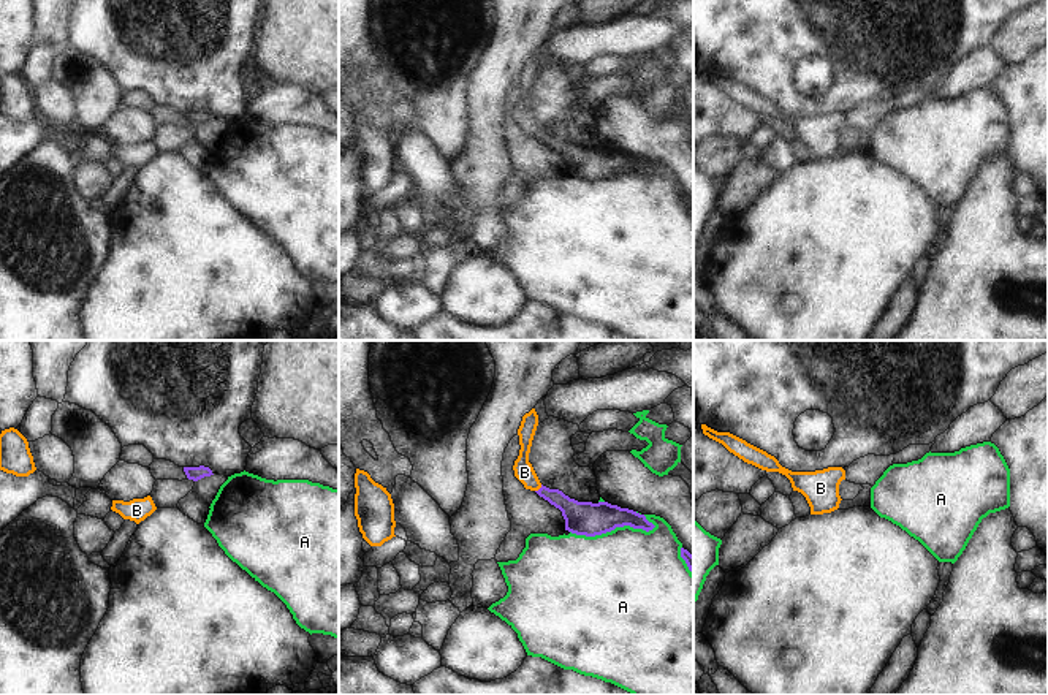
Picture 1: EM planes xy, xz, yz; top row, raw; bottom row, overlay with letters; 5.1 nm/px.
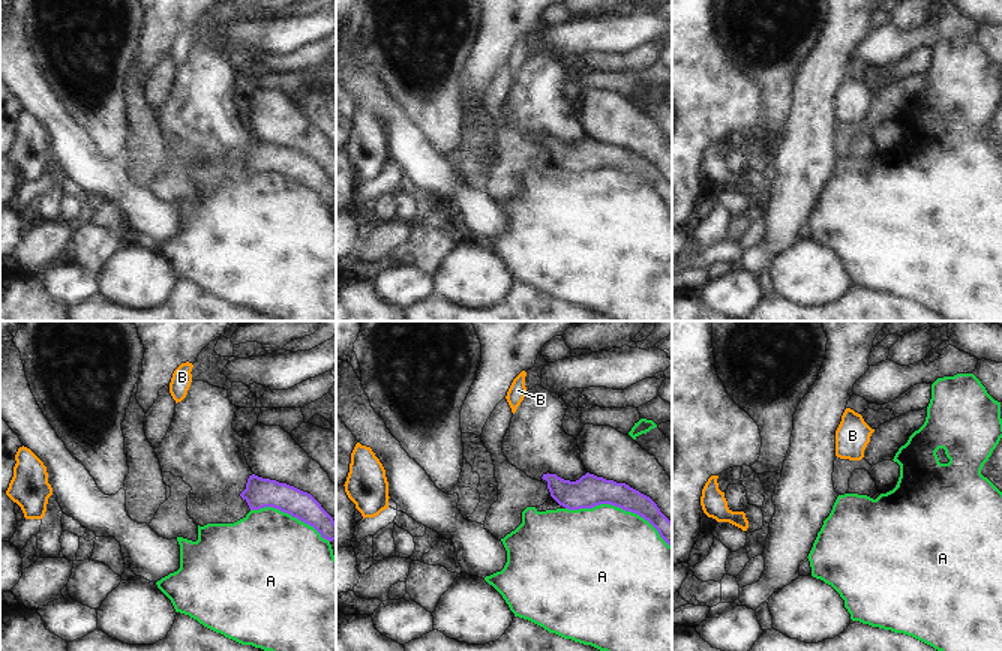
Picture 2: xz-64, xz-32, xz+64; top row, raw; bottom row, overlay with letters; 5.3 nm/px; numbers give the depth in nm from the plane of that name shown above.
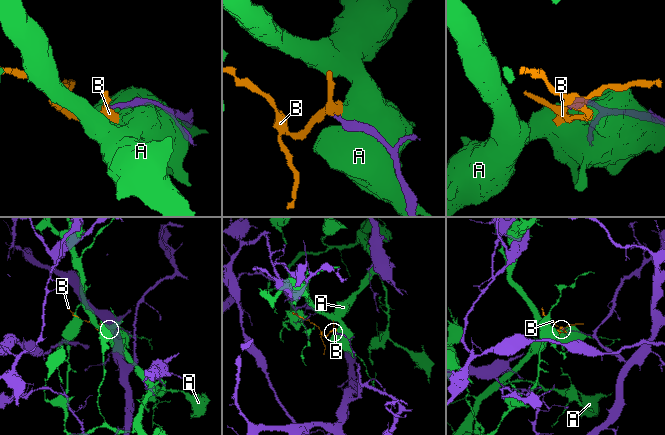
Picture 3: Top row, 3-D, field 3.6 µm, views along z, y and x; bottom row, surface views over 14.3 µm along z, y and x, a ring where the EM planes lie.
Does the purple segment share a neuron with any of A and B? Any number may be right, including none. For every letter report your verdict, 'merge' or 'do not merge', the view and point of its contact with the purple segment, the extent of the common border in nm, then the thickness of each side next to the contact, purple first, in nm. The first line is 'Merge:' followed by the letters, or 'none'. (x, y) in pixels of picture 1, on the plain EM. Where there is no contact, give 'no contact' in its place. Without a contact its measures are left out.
Merge: B
A: do not merge; contact xz (613, 174); length 440 nm; calibres 180 and 500 nm
B: merge; contact xz (540, 133); length 50 nm; calibres 160 and 100 nm

